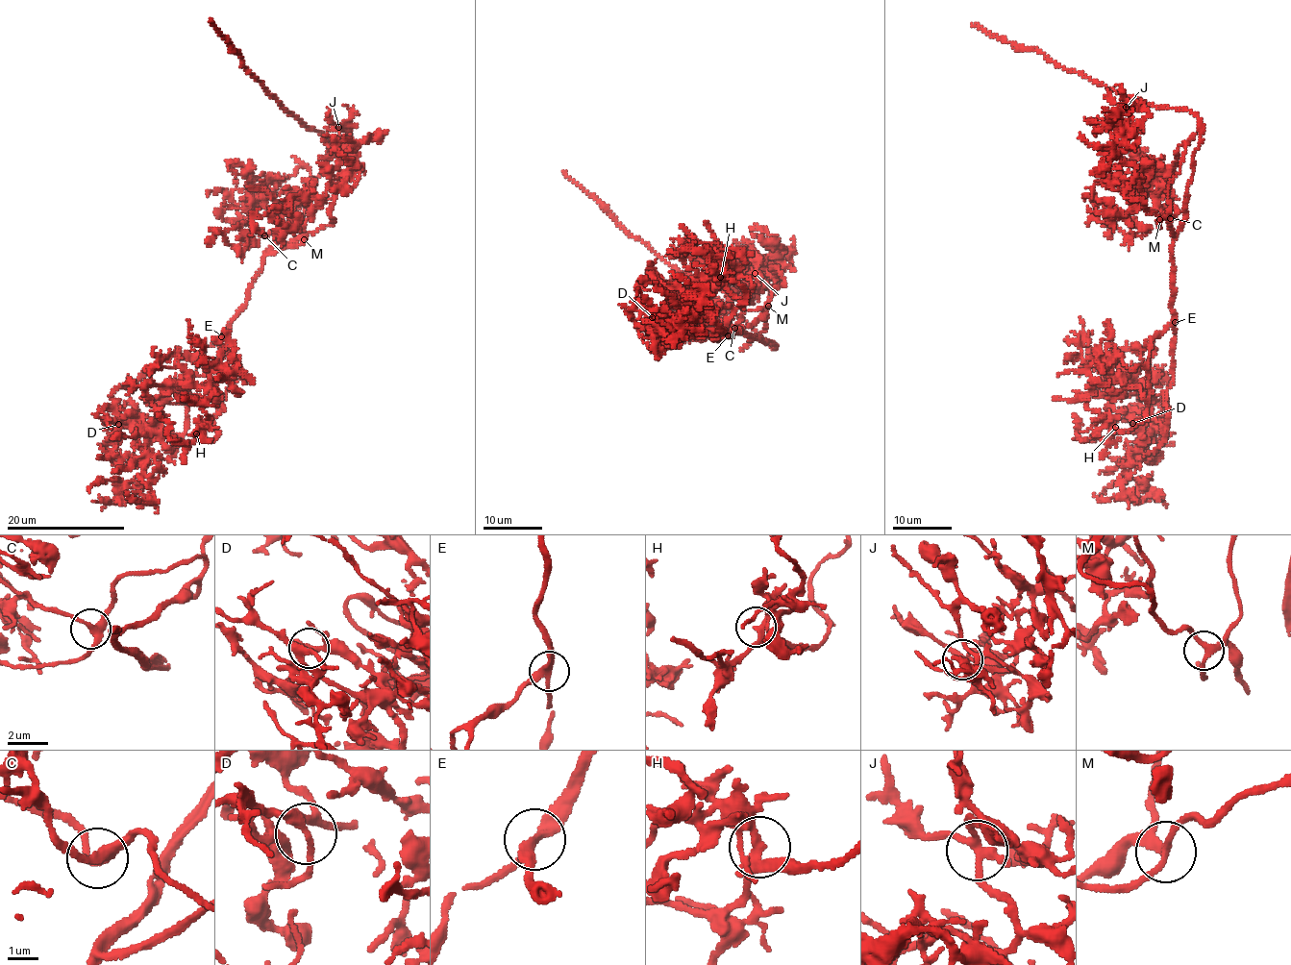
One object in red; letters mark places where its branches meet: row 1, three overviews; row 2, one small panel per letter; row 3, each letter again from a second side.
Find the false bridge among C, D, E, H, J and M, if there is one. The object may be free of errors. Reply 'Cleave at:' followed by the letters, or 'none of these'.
Cleave at: none of these

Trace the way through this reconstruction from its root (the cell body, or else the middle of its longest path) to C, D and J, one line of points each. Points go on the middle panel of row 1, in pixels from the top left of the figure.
C: (731, 333), (753, 325), (768, 310), (767, 306), (746, 311), (734, 328)
D: (731, 333), (718, 340), (713, 339), (717, 332), (724, 331), (698, 337), (660, 330), (652, 317)
J: (731, 333), (759, 320), (784, 282), (774, 265), (772, 277), (770, 262), (760, 259), (770, 277), (755, 273)

